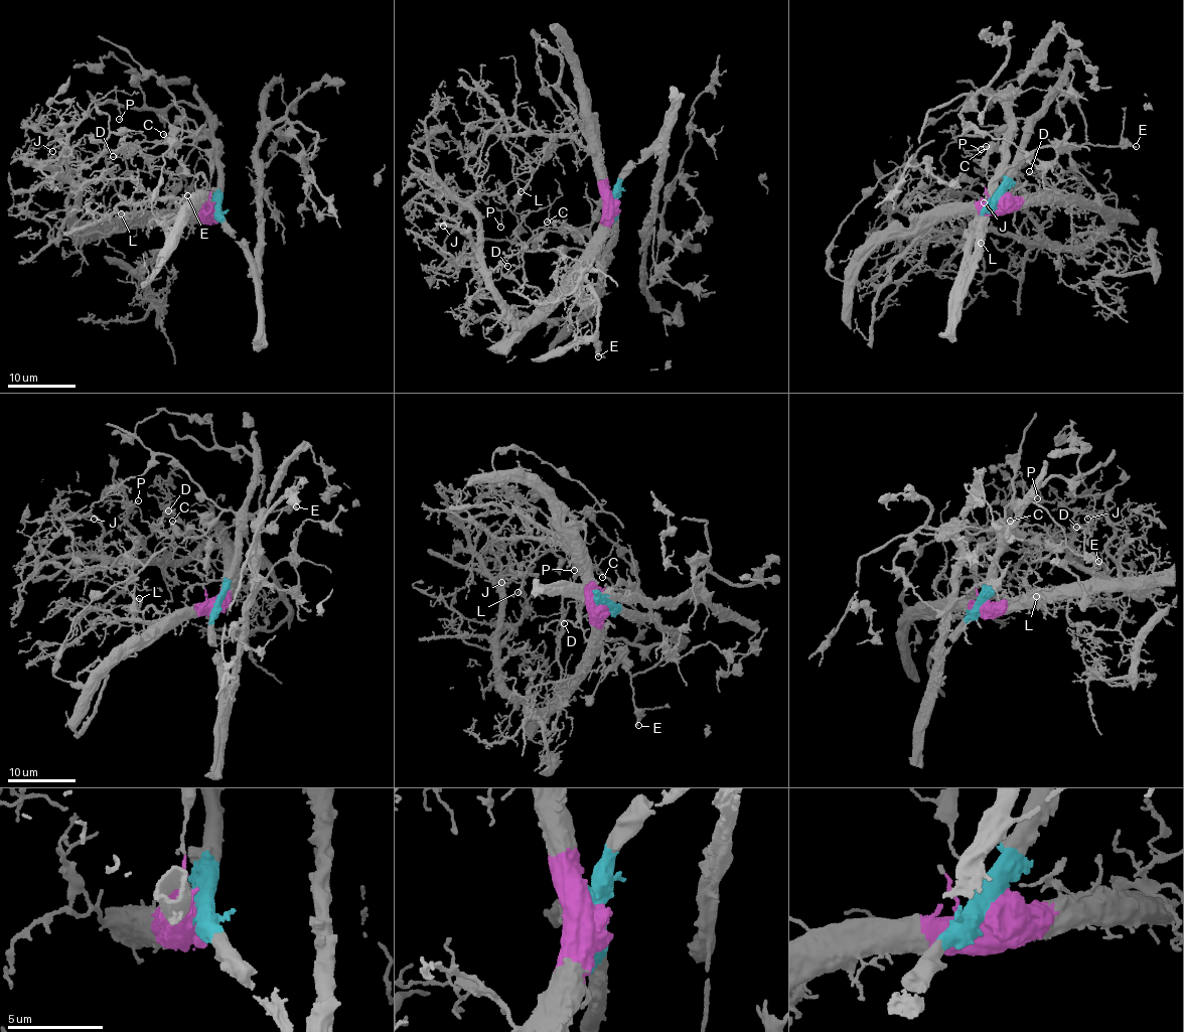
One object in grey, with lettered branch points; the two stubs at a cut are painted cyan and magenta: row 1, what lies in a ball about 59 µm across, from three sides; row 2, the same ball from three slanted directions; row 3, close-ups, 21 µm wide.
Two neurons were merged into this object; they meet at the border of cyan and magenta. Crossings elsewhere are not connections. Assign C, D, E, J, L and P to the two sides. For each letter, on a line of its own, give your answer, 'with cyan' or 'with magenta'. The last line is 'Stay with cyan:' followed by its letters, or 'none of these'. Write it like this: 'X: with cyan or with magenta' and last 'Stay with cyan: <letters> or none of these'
C: with magenta
D: with magenta
E: with cyan
J: with magenta
L: with magenta
P: with magenta
Stay with cyan: E

